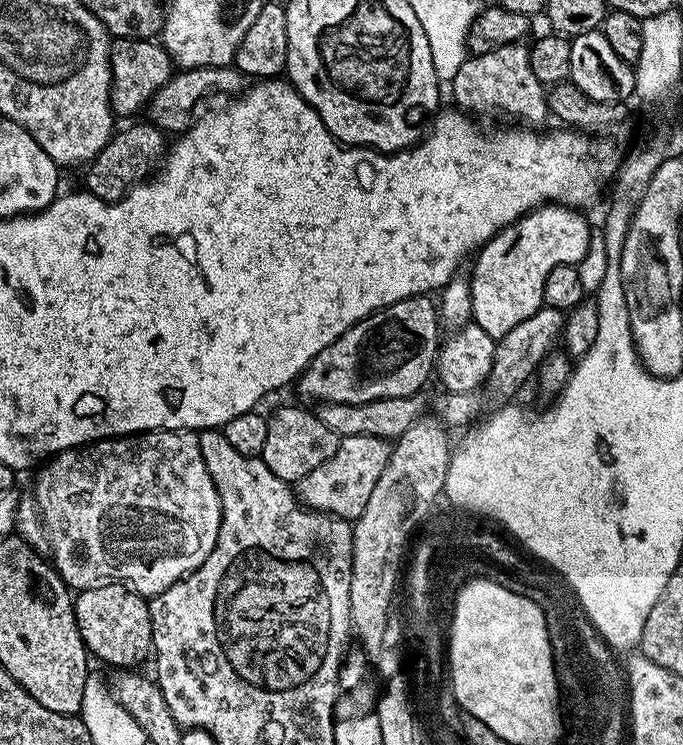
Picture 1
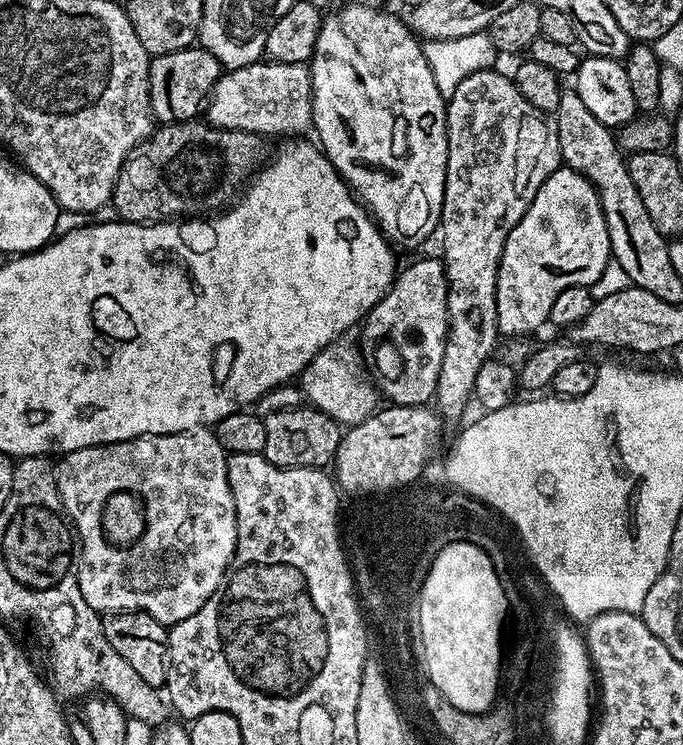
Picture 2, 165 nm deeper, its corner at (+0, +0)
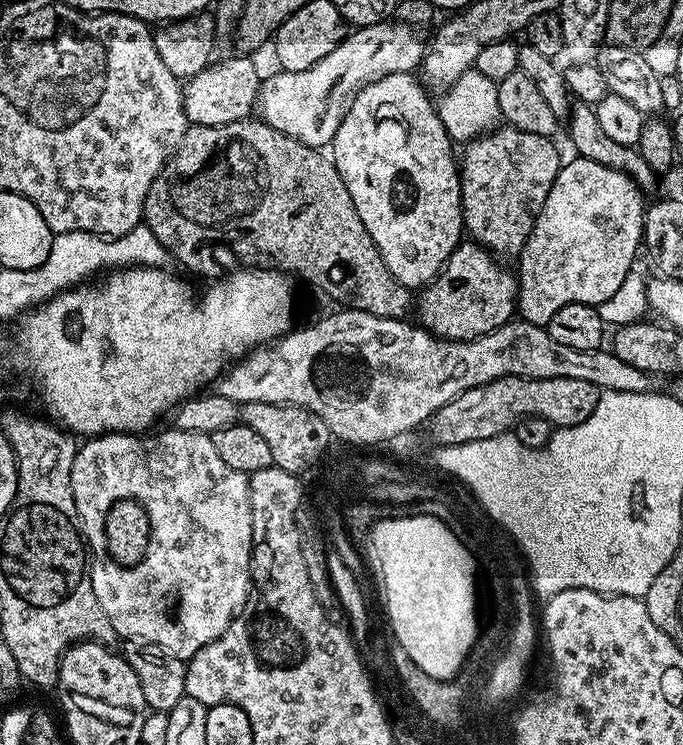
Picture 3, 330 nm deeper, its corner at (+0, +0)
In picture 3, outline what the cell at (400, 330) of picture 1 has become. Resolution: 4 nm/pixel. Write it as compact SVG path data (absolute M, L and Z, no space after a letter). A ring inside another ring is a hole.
M461 242L430 283L424 285L415 305L419 323L442 340L473 340L498 330L517 315L515 271L503 268L487 248L475 242Z

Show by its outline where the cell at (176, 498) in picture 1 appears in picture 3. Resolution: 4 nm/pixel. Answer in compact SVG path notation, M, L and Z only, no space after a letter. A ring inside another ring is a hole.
M169 427L169 428L168 428L168 429L167 429L167 431L168 431L168 432L160 432L160 433L158 433L158 434L157 434L157 436L148 436L148 435L152 435L152 434L129 434L129 433L127 433L127 432L114 432L114 433L111 433L111 434L105 434L105 435L103 435L103 436L97 436L97 437L95 437L95 438L88 438L88 439L85 439L85 440L84 440L84 441L83 441L83 443L81 443L81 444L80 444L80 445L79 445L79 447L77 447L77 449L76 449L76 457L75 457L75 458L74 458L74 470L73 470L73 471L72 471L72 473L71 473L71 474L70 474L70 482L71 482L71 483L72 483L72 493L73 493L73 494L74 494L74 502L75 502L75 503L76 503L76 512L77 512L77 513L78 513L78 515L79 515L79 516L80 516L80 524L81 524L81 525L83 525L83 527L84 527L84 528L85 528L85 529L88 529L88 528L96 528L96 542L97 542L97 544L98 544L98 545L99 545L99 546L100 546L100 547L102 547L102 548L100 548L100 549L98 549L98 550L97 550L97 552L96 552L96 556L95 556L95 552L94 552L94 555L93 555L93 556L92 556L92 557L91 557L91 560L90 560L90 575L91 575L91 577L92 577L92 589L93 589L93 590L94 590L94 594L95 594L95 595L96 595L96 597L97 597L97 598L98 598L98 602L99 602L99 603L100 603L100 605L101 605L101 606L102 606L102 610L106 610L106 618L110 618L110 626L114 626L114 630L115 630L115 631L116 631L116 635L117 635L117 637L120 637L120 638L139 638L139 639L141 639L141 640L145 640L145 641L146 641L146 642L154 642L154 643L155 643L155 644L157 644L157 645L158 645L158 646L162 646L162 647L163 647L163 648L165 648L165 649L166 649L166 650L167 650L167 652L173 652L173 653L174 653L174 654L175 654L175 655L176 655L176 656L179 656L179 657L180 657L180 659L181 659L181 660L183 660L183 661L185 661L185 662L187 662L187 661L189 661L189 660L191 660L191 658L192 658L192 656L193 656L193 654L195 654L195 653L196 653L196 652L197 652L197 651L198 651L198 650L202 650L202 646L206 646L206 645L207 645L207 644L208 644L208 643L209 643L209 642L211 642L211 641L212 641L212 640L216 640L216 639L218 639L218 637L220 637L220 635L222 635L222 633L224 633L224 632L225 632L225 631L226 631L226 630L227 630L227 628L228 628L228 624L229 624L229 622L231 622L231 621L232 621L232 617L233 617L233 616L235 616L235 615L237 615L237 613L239 613L239 611L240 611L240 609L241 609L241 608L243 608L243 606L244 606L244 602L245 602L245 600L247 600L247 598L248 598L248 594L249 594L249 591L250 591L250 589L251 589L251 587L252 587L252 515L251 515L251 514L250 514L250 486L249 486L249 485L248 485L248 476L247 476L247 475L245 475L245 473L242 473L242 472L239 472L239 471L238 471L238 470L230 470L230 466L226 466L226 462L222 462L222 457L221 457L221 456L220 456L220 455L218 455L218 454L217 454L217 453L216 453L216 452L215 452L215 451L214 451L214 442L213 442L213 441L212 441L212 438L211 438L211 435L209 435L209 433L207 433L207 432L191 432L191 431L190 431L190 430L178 430L178 429L177 429L177 428L173 428L173 427ZM119 552L125 552L125 554L126 554L126 555L128 555L128 556L132 556L132 555L134 555L134 554L135 554L135 552L144 552L144 553L142 553L142 554L141 554L141 556L136 556L136 557L134 557L134 558L133 558L133 560L132 560L132 561L130 561L130 562L129 562L129 564L123 564L123 562L122 562L122 561L120 561L120 560L115 560L115 558L114 558L114 557L112 557L112 556L116 556L116 555L118 555L118 554L119 554ZM164 600L170 600L170 602L174 602L174 604L178 604L178 602L182 602L182 622L180 622L180 624L166 624L166 618L164 618L164 606L162 606L162 604L164 604Z

